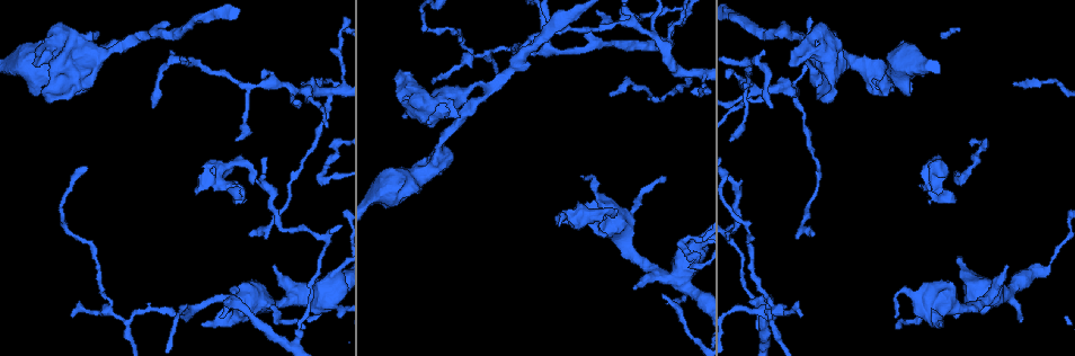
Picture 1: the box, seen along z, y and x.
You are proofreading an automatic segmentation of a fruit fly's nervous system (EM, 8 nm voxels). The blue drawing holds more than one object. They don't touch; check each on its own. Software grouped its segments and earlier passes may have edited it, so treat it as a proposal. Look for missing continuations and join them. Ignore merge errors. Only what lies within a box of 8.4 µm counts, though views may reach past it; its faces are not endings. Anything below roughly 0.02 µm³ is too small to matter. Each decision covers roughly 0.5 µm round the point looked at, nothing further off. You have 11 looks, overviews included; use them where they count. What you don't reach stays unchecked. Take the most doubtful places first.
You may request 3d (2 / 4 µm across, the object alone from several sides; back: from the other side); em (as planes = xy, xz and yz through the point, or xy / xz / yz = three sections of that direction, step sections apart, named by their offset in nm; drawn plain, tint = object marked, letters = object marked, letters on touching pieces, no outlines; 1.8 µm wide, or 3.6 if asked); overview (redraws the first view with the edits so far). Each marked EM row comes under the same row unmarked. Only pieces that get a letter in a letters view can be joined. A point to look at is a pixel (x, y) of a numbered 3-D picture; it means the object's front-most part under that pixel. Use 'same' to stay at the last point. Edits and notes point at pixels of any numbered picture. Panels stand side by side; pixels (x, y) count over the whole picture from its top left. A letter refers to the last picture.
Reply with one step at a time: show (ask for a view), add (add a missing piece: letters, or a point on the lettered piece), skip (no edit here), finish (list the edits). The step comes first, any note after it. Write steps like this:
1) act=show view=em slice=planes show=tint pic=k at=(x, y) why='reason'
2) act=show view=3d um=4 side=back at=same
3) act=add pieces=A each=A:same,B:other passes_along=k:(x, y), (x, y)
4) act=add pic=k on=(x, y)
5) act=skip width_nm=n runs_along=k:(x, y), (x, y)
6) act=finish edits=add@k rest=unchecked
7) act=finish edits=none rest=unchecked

act=show view=3d um=4 pic=1 at=(417, 92) why='sharp bend'

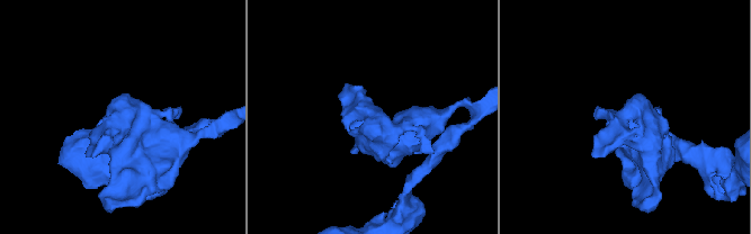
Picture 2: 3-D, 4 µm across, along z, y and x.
act=show view=em slice=xz step=16 show=tint pic=2 at=(625, 115)

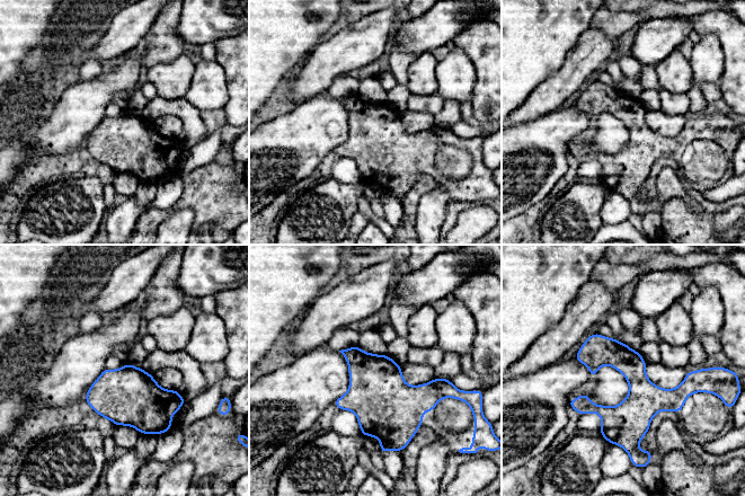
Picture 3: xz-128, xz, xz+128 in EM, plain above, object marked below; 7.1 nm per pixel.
act=show view=em slice=planes show=letters at=same why='another direction'

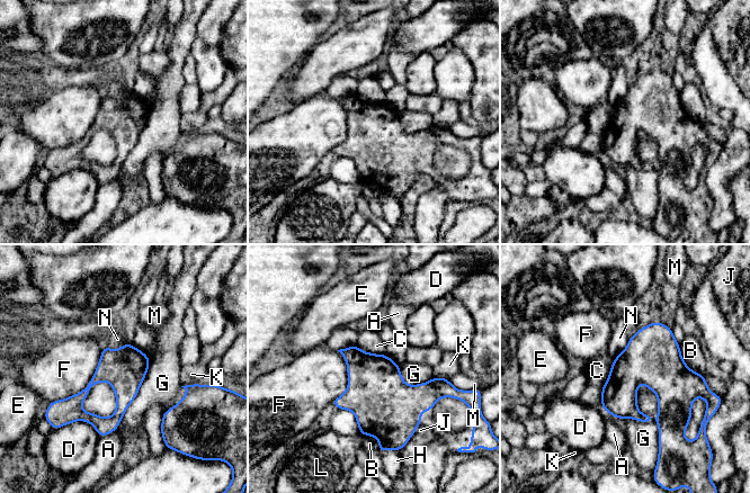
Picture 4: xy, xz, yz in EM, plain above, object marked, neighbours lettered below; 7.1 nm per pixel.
act=skip each=A:other,B:other,C:other,D:other,E:other,F:other,G:other,H:other,J:other,K:other,L:other,M:other,N:other border=4:(614, 359), (609, 376), (601, 388) found='none of them fits'

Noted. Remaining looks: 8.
act=show view=3d um=2 side=back pic=1 at=(942, 325) why='an open end'

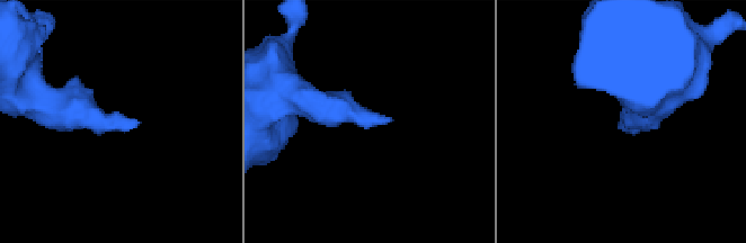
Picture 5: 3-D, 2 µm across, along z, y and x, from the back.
act=show view=em um=3.6 slice=planes show=letters pic=5 at=(388, 122)

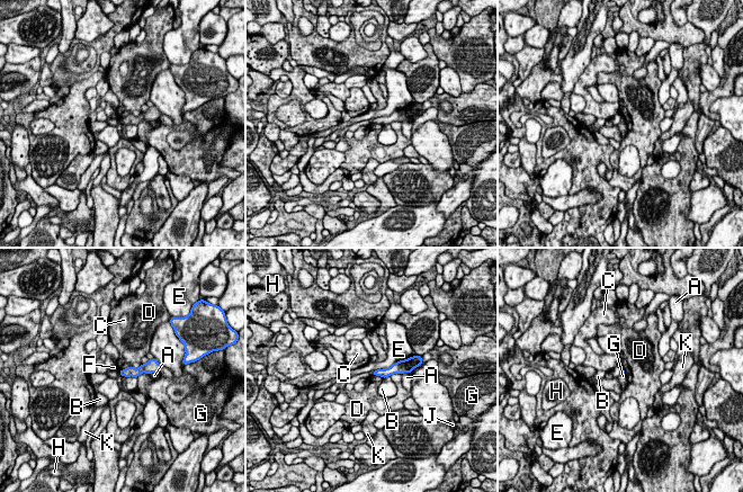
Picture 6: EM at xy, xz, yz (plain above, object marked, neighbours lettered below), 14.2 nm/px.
act=skip longest_contact=E:550nm each=A:other,B:other,C:other,D:other,E:other,F:other,G:other,H:other,J:other,K:other found='no lettered piece goes on from it'

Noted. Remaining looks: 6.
act=show view=em slice=planes show=letters pic=1 at=(636, 288) why='free end'

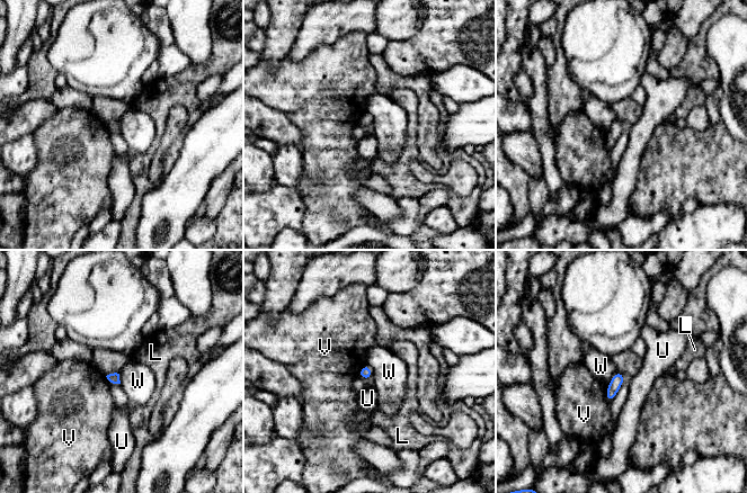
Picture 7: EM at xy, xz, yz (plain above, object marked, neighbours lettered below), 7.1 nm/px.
act=skip each=L:other,U:other,V:other,W:other border=7:(365, 364), (371, 368), (372, 378) found='none of them fits'

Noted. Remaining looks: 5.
act=show view=em slice=planes show=letters pic=1 at=(36, 95) why='an open end'

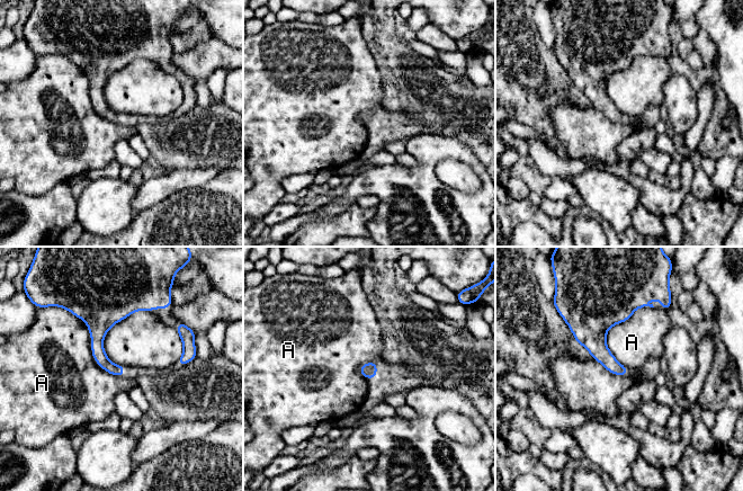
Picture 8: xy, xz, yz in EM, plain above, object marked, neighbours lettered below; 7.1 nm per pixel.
act=skip longest_contact=A:480nm each=A:other runs_along=8:(112, 305), (98, 353), (121, 373) found='none of them fits'

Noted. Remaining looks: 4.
act=finish edits=none rest=unchecked

